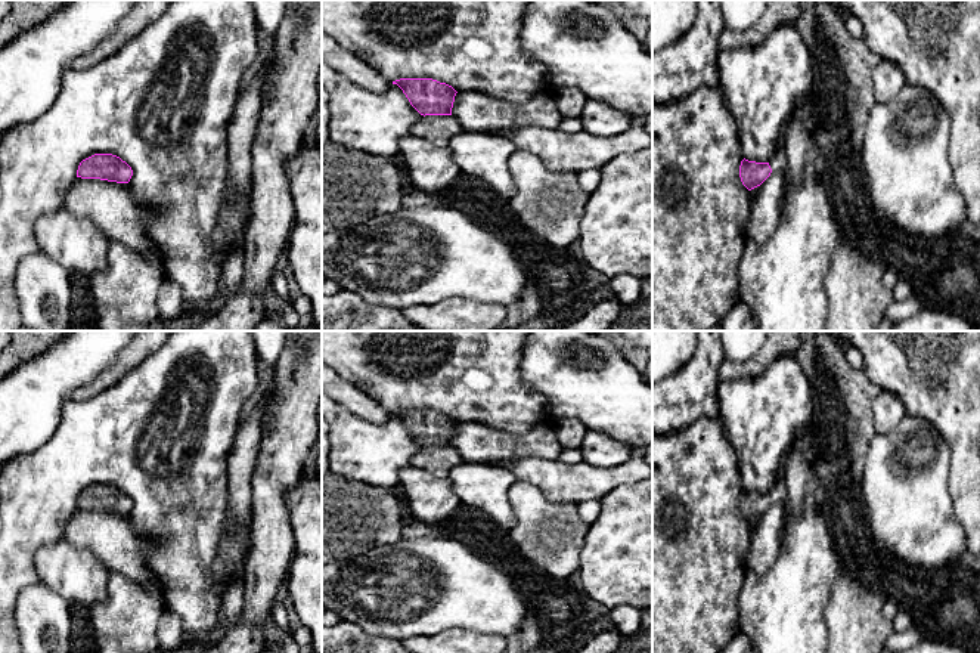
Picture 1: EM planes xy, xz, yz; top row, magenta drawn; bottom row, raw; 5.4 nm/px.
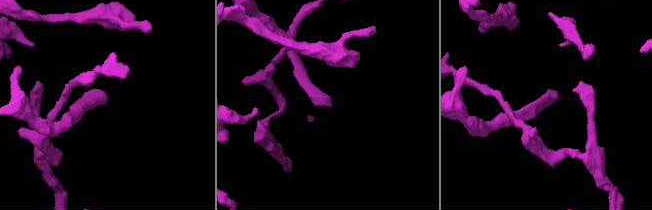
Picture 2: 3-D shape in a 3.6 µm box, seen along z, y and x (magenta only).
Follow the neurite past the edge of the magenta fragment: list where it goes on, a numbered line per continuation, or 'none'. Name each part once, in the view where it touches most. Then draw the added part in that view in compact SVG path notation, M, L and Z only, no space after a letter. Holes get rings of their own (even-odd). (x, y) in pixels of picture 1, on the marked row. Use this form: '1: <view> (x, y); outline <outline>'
1: xz (439, 129); outline M421 115L413 124L410 134L438 146L447 146L450 139L460 131L463 129L453 115Z

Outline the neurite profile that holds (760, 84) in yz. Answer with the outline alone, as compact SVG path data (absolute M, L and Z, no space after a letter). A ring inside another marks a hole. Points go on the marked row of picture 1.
M784 24L762 44L717 53L723 103L735 118L742 155L769 163L796 100L812 92L813 55L796 25Z

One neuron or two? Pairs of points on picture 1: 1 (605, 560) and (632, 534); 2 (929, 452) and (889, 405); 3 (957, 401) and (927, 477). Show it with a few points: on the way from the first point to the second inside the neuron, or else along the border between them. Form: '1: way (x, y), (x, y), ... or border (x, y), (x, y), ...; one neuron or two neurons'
1: way (611, 554), (626, 539); one neuron
2: border (908, 414), (890, 432), (875, 435); two neurons
3: border (912, 417), (921, 417), (940, 433), (951, 470); two neurons

